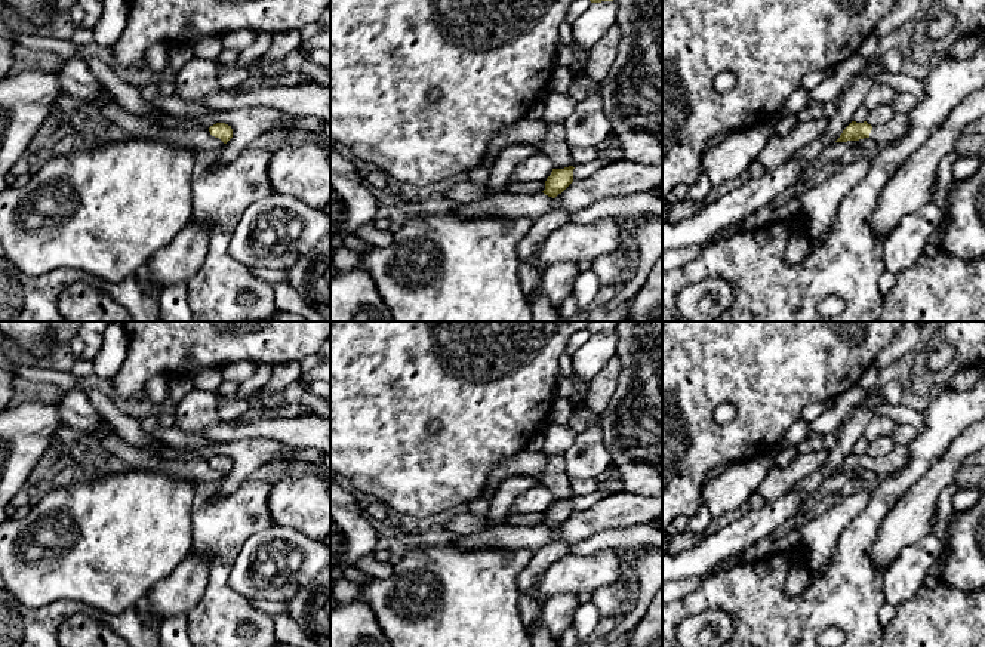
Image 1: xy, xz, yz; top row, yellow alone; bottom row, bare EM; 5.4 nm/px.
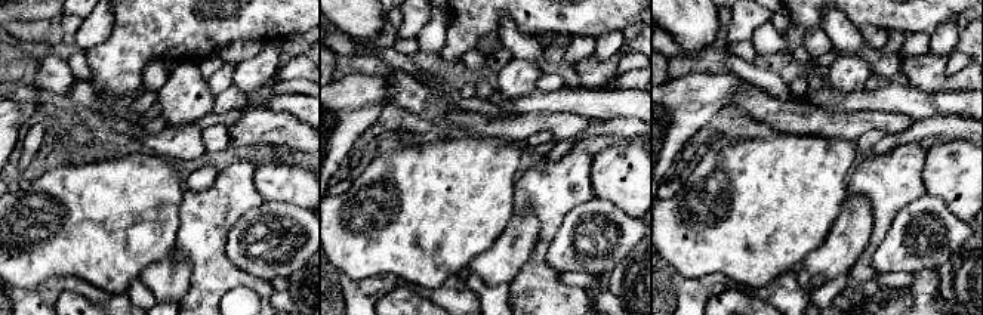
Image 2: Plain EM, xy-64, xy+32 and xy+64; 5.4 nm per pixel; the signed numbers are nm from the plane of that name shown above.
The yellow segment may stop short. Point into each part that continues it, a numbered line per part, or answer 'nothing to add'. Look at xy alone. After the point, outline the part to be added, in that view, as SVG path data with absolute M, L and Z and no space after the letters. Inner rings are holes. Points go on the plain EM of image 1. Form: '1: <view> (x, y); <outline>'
nothing to add

